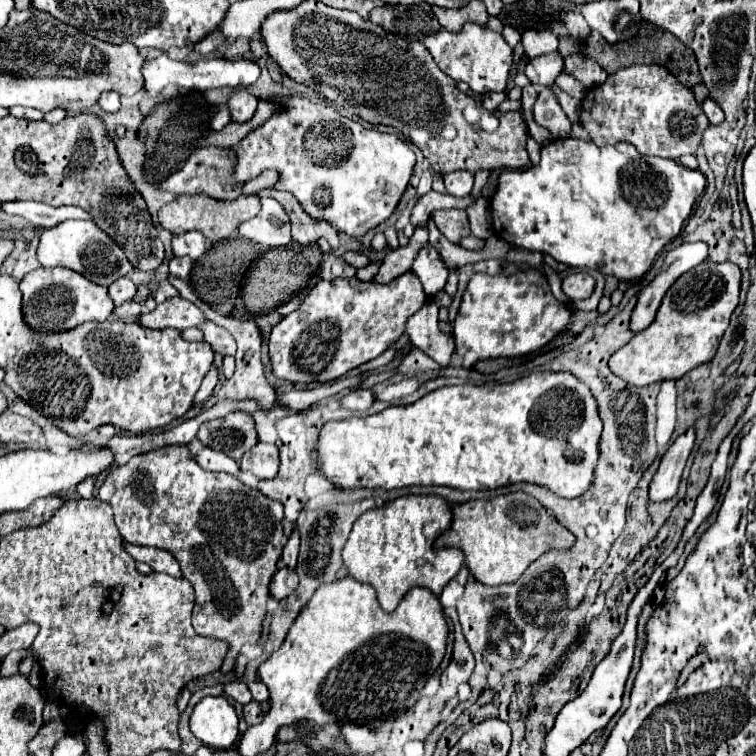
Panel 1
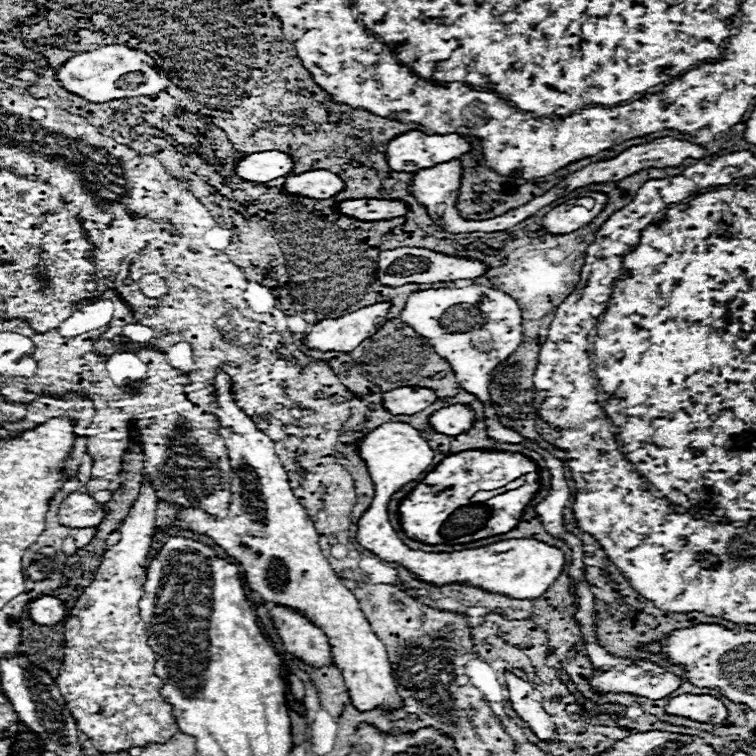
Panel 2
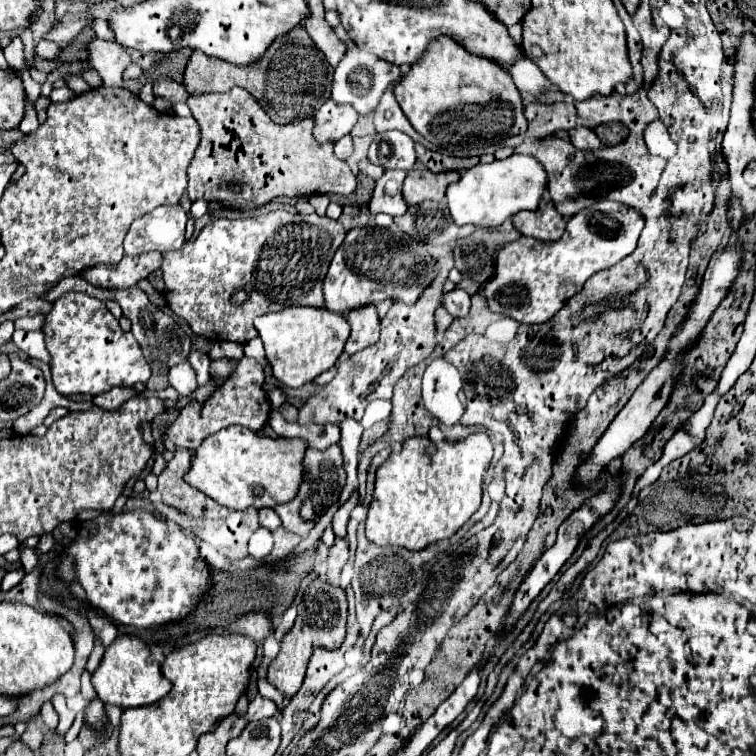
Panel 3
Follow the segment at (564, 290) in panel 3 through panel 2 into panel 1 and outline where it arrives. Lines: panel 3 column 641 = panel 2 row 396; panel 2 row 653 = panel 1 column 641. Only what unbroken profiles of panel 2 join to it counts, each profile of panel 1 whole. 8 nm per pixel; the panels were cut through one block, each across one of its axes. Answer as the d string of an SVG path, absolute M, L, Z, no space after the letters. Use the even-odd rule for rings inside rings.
M704 260L698 268L684 272L666 292L654 322L638 332L626 346L610 356L610 370L634 386L656 380L682 378L686 372L714 358L728 320L738 306L742 272L732 262Z

